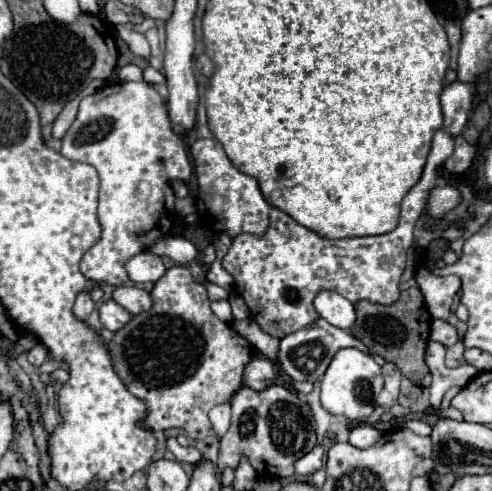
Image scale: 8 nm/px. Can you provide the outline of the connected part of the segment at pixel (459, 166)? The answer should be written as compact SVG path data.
M459 135L455 141L453 155L445 161L445 171L447 173L463 173L473 165L473 159L475 159L475 149L471 149L471 145L465 141L465 137Z

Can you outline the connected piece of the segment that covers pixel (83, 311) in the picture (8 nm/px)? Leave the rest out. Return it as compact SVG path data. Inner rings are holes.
M79 293L77 299L75 299L75 305L73 305L73 315L79 321L85 321L93 309L95 309L95 303L91 301L89 293Z

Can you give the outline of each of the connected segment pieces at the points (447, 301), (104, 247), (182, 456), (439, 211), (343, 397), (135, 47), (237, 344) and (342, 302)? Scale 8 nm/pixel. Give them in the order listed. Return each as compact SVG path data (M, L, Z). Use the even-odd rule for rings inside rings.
M419 269L415 273L415 279L419 283L419 289L423 293L423 299L427 299L427 309L433 319L449 319L451 303L455 293L461 289L461 279L457 275L449 277L435 277L427 269Z
M113 83L97 93L85 97L79 105L79 113L63 137L61 155L73 161L89 163L97 169L101 187L99 187L99 207L97 207L97 219L101 225L101 237L99 241L83 255L81 259L81 273L97 283L109 283L109 285L125 285L129 281L127 271L123 269L123 263L151 247L153 241L167 235L173 227L175 215L173 215L173 201L175 193L171 189L171 179L189 179L193 173L189 163L189 153L183 137L175 135L171 131L171 123L167 117L167 107L163 105L159 93L149 87L147 83Z
M169 437L169 439L167 439L167 449L169 449L169 451L175 455L175 459L181 461L181 463L193 465L193 463L197 463L197 461L201 459L201 453L199 453L195 447L181 447L175 437Z
M449 185L445 187L435 187L429 195L429 201L427 201L427 213L431 217L441 217L445 211L453 209L457 203L461 201L461 193Z
M355 347L339 349L329 363L329 369L325 371L321 379L321 403L327 411L335 415L345 415L351 421L361 421L373 413L375 397L383 389L383 375L381 367L375 363L375 359L369 353L363 353Z
M117 25L117 33L119 33L119 37L129 45L129 49L131 49L135 55L149 59L151 49L149 49L147 39L145 39L141 33L137 33L137 31L133 31L133 29L127 29L127 27L123 27L123 25Z
M177 265L177 267L167 269L167 273L163 273L163 277L153 285L153 289L151 289L151 301L153 301L153 307L151 307L149 311L135 315L135 317L133 317L123 329L119 329L119 331L113 335L113 339L107 343L107 349L109 349L109 353L111 353L111 361L113 361L113 369L117 371L119 379L121 379L123 385L129 389L129 393L133 393L135 397L139 397L139 399L147 405L145 419L139 421L139 427L151 429L151 431L159 431L159 429L165 431L165 429L177 427L177 429L185 431L185 435L191 437L191 439L203 439L203 437L207 437L207 433L211 431L211 423L209 423L209 417L207 417L209 409L211 409L213 405L219 405L219 403L227 401L227 399L233 395L233 391L235 391L237 387L241 387L243 369L245 369L247 363L251 361L251 345L249 345L249 341L247 341L245 337L241 337L229 323L223 323L223 321L219 321L219 319L213 315L213 311L209 309L209 297L207 297L205 285L193 281L193 277L191 277L191 273L189 273L187 267Z
M319 291L313 305L315 305L317 313L335 327L349 329L355 323L353 303L335 291Z

